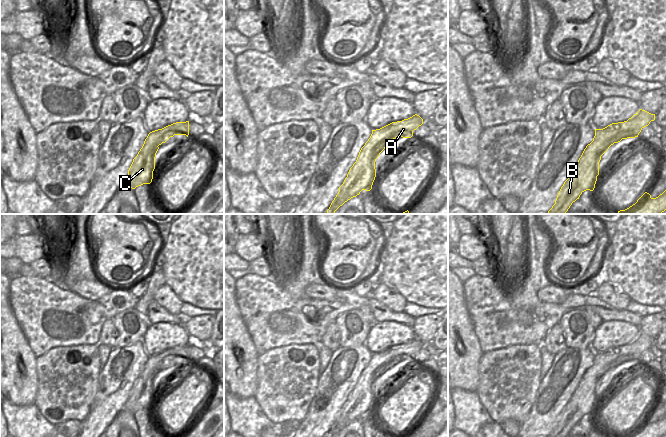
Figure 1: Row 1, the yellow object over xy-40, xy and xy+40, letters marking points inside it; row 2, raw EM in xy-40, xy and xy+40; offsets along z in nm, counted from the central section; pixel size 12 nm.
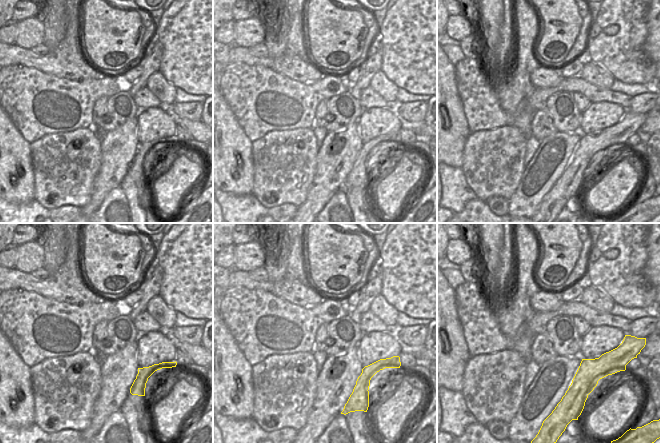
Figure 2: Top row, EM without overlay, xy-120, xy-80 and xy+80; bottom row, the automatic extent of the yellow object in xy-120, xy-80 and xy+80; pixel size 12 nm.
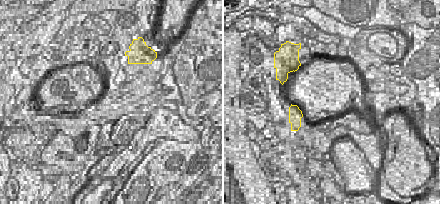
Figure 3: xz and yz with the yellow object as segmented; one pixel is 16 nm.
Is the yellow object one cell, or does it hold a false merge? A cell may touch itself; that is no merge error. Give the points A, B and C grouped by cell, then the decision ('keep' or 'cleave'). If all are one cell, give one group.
A B / C | cleave

